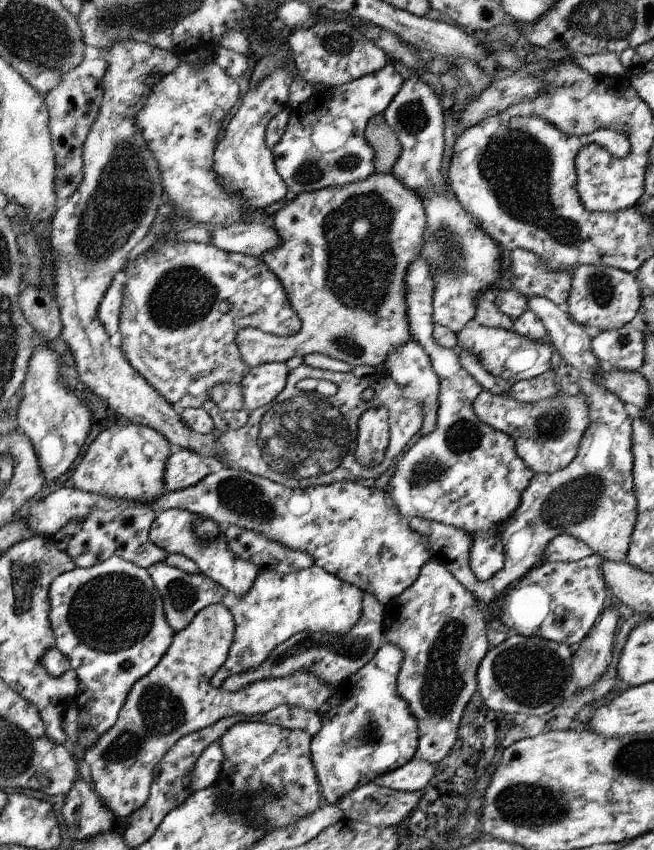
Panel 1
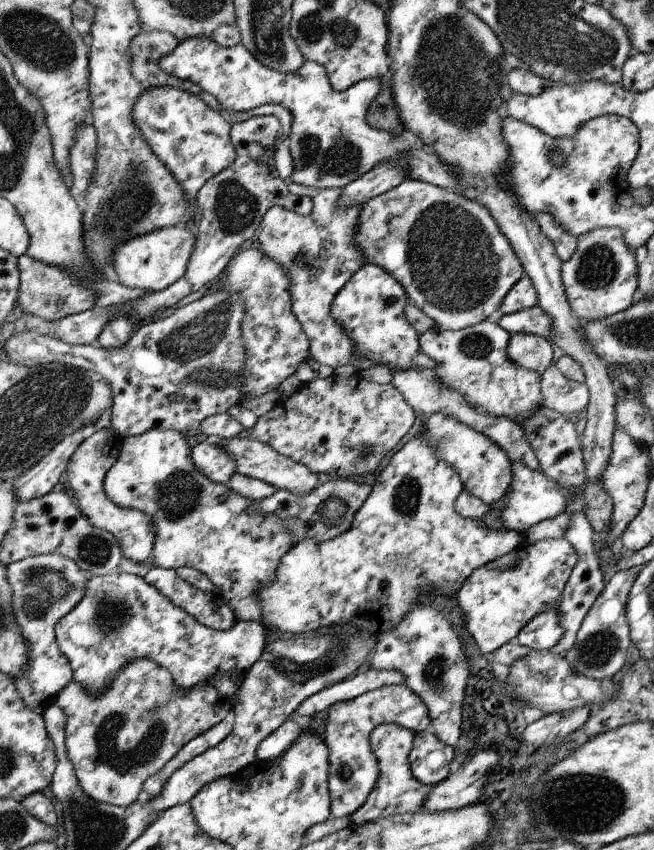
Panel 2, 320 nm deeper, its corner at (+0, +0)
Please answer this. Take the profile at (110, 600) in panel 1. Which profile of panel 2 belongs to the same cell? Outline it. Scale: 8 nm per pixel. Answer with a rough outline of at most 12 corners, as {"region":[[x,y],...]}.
{"region":[[138,575],[89,576],[54,628],[99,696],[145,658],[187,693],[244,679],[259,622],[202,626]]}

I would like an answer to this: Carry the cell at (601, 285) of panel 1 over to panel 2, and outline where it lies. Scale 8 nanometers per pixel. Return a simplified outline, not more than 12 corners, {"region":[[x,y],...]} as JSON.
{"region":[[619,228],[576,238],[562,262],[571,311],[593,322],[626,310],[635,258]]}

